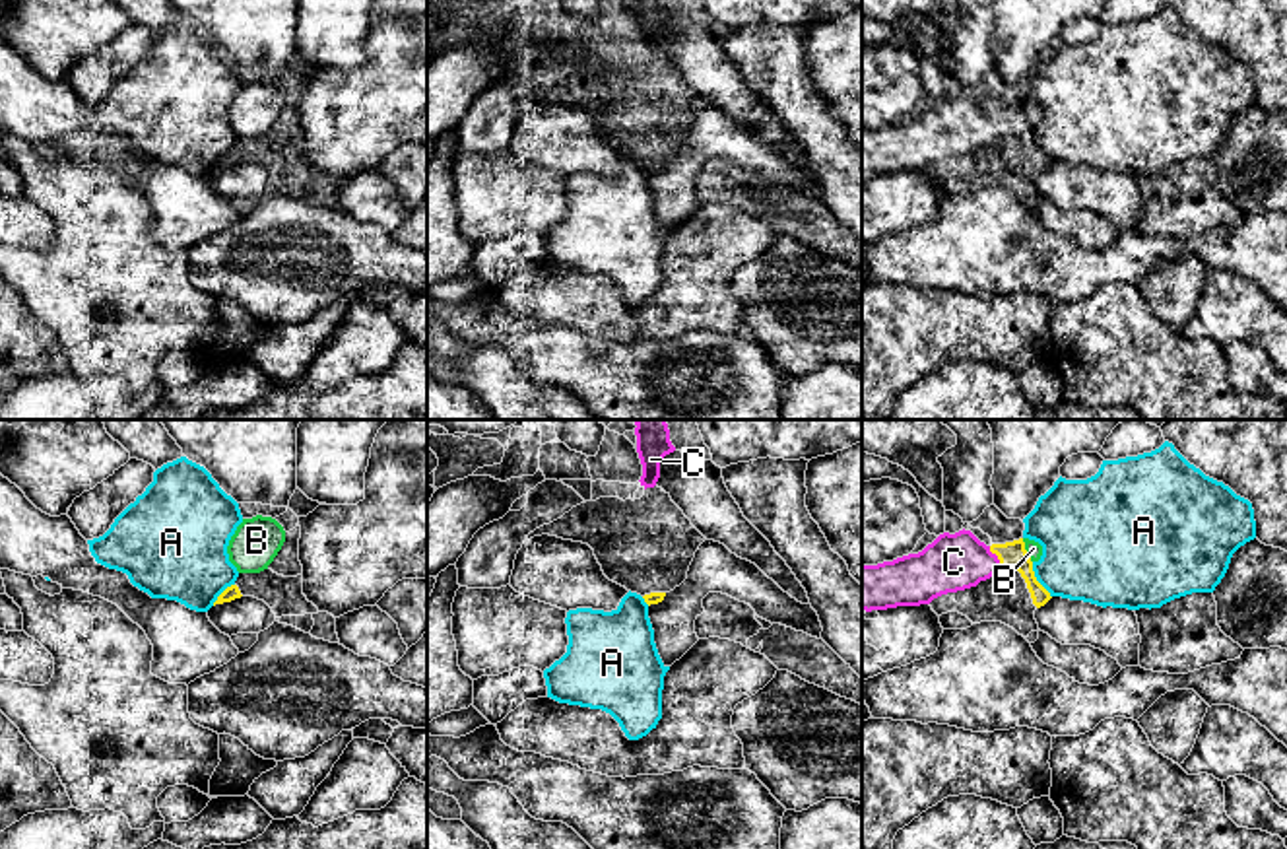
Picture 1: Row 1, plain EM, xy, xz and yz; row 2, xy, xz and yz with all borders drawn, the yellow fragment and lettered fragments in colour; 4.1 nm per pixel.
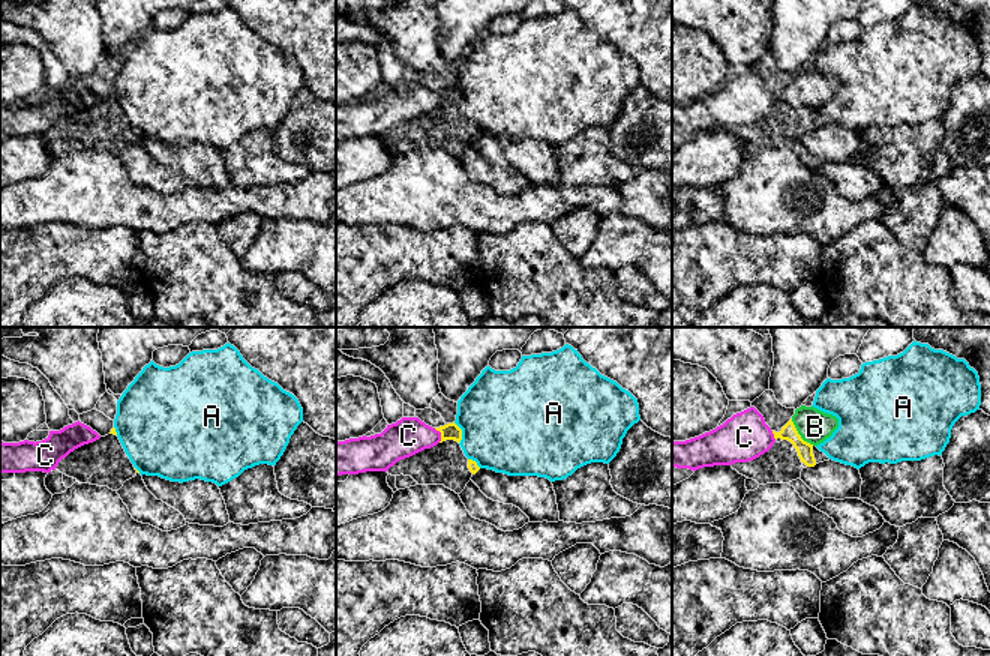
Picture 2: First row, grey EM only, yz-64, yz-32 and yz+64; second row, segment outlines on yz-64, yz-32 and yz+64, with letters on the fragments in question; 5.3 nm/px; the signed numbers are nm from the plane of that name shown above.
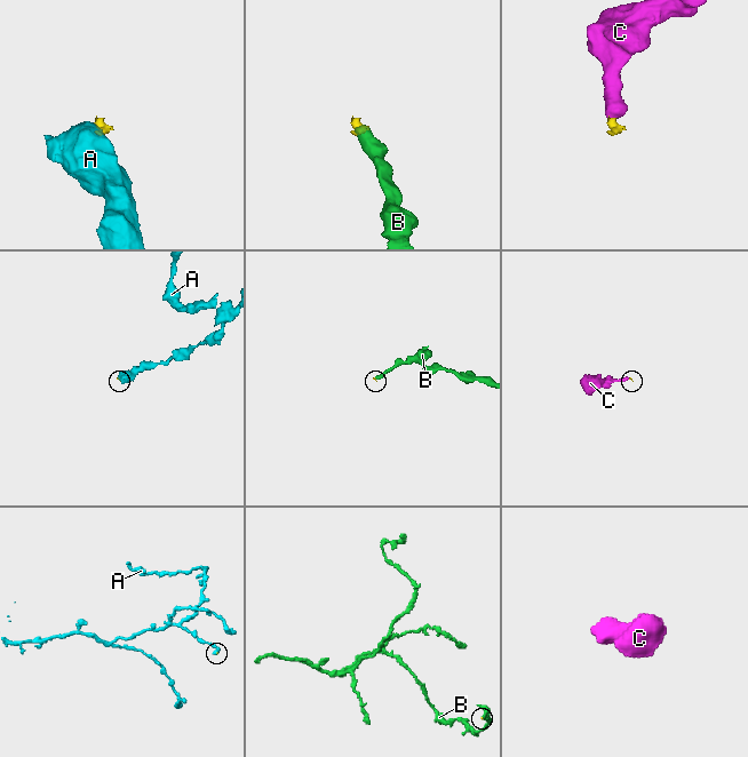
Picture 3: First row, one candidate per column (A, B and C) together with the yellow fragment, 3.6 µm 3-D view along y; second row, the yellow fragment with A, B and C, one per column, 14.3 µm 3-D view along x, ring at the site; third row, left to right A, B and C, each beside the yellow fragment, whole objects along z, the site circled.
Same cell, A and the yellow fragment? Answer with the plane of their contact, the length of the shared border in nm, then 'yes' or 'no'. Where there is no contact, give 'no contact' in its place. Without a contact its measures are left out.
yz | 170 nm | no

